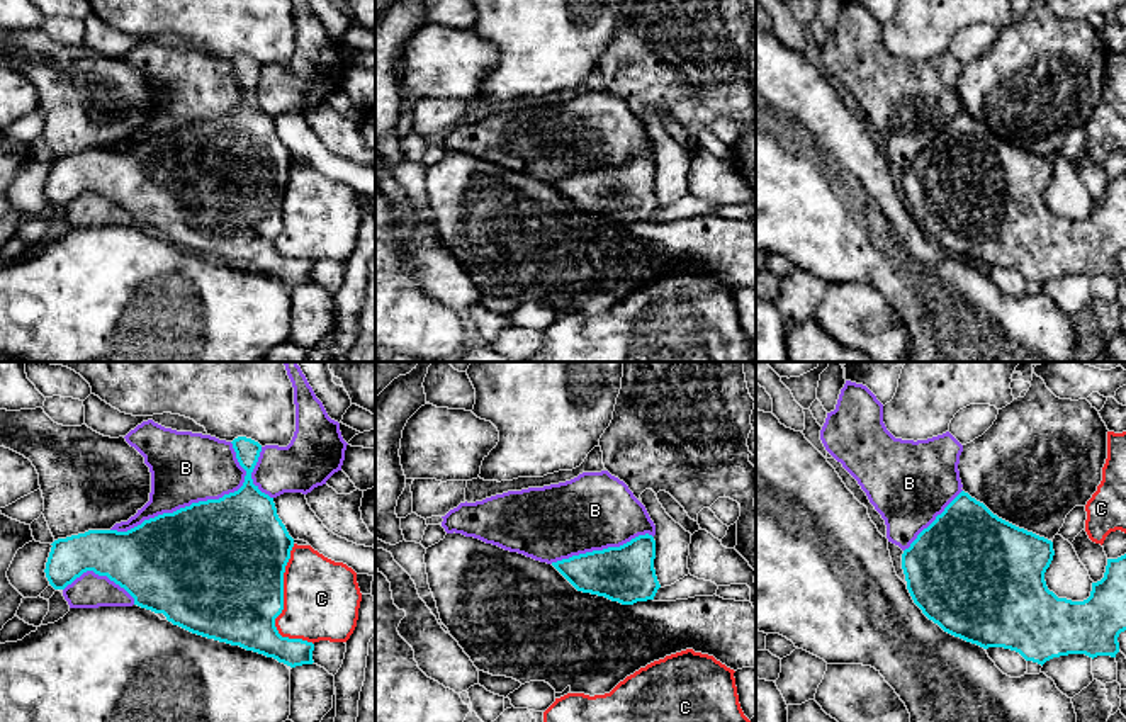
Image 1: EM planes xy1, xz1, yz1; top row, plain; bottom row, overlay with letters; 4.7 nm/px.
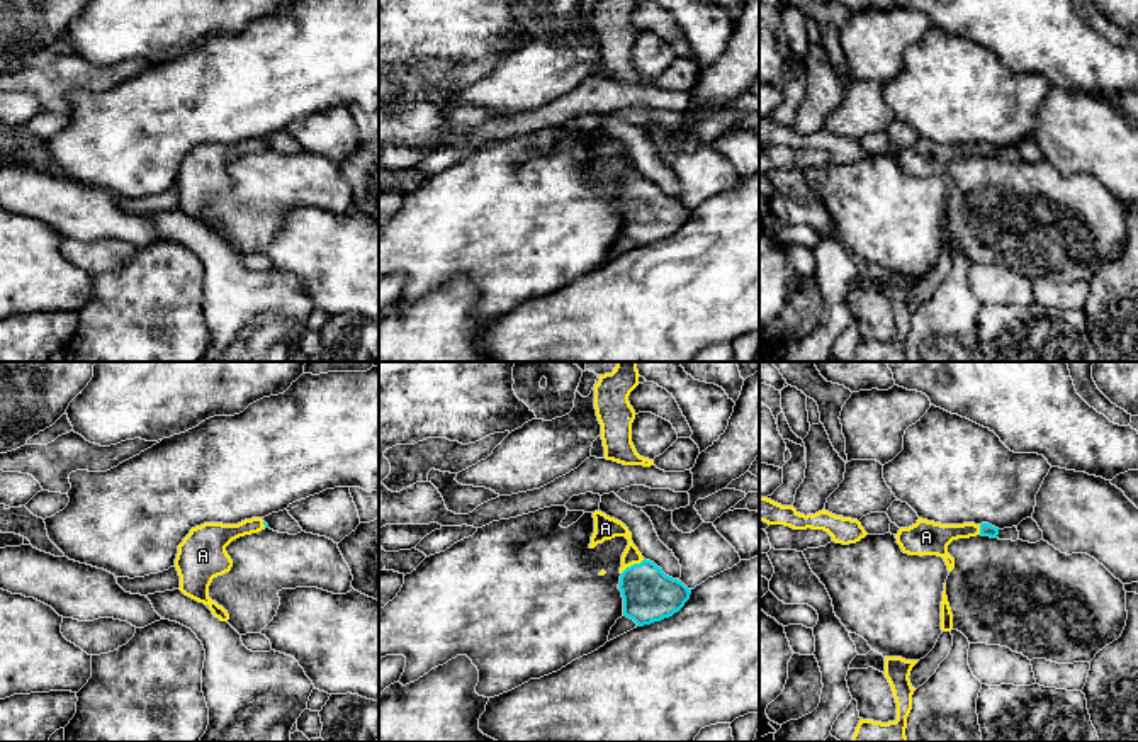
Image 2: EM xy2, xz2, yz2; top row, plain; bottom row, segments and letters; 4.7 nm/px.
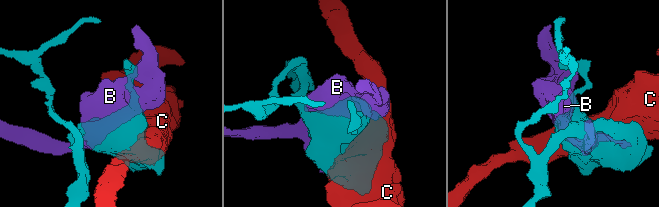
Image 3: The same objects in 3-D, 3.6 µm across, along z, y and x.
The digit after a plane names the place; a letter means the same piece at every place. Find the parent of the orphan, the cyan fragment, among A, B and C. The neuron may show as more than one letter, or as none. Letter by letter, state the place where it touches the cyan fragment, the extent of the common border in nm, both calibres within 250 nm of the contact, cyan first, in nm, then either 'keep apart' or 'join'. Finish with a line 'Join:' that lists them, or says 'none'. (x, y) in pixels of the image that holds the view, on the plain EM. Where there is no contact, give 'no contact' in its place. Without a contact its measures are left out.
A: xz2 (634, 184) | 140 nm | 240/110 nm | join
B: xy1 (196, 123) | 700 nm | 500/340 nm | keep apart
C: xy1 (282, 225) | 480 nm | 480/360 nm | keep apart
Join: A

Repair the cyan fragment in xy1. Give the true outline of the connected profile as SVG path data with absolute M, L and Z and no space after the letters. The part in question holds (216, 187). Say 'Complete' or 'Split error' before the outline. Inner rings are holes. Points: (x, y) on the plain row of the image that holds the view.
Complete. M246 56L231 63L246 90L238 110L158 134L127 151L88 149L58 158L51 163L46 197L54 209L65 209L83 192L93 190L124 207L134 224L163 233L192 253L239 265L290 287L312 284L314 263L282 257L275 246L284 229L284 192L294 158L279 138L273 117L253 104L251 92L262 65Z

